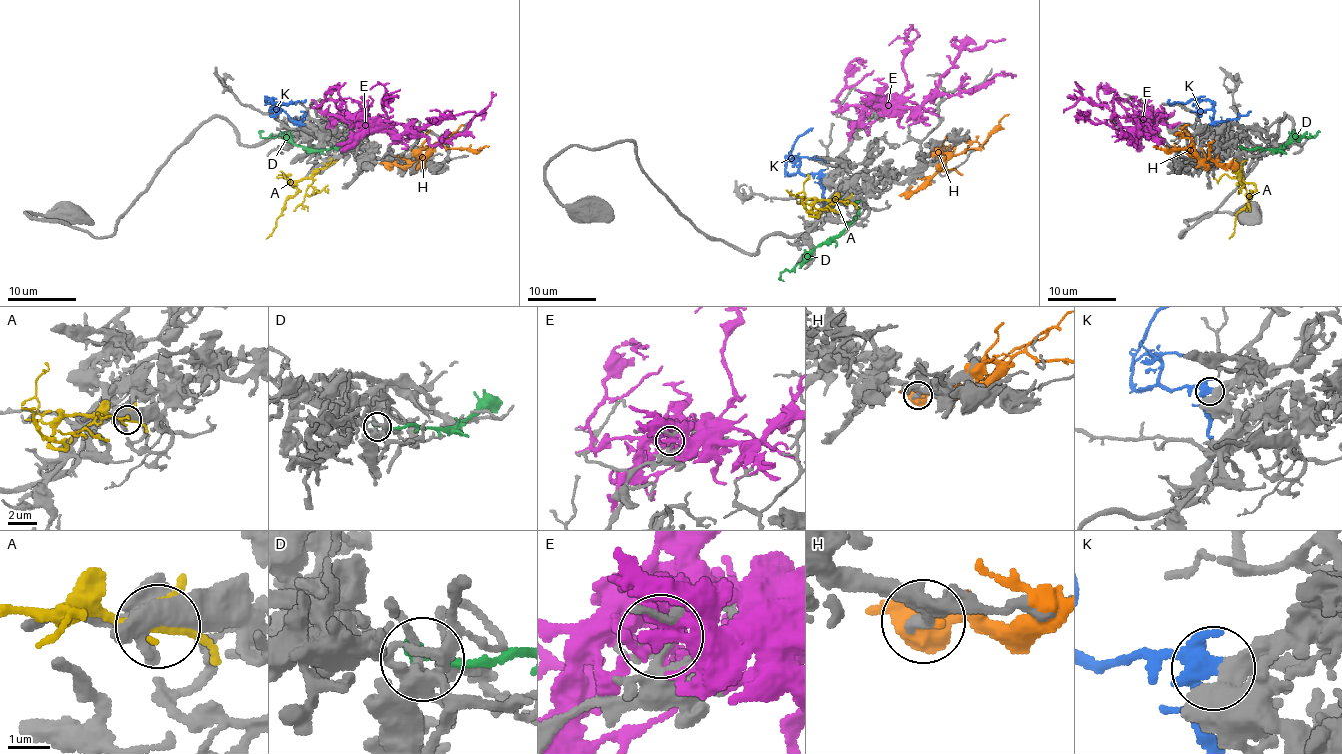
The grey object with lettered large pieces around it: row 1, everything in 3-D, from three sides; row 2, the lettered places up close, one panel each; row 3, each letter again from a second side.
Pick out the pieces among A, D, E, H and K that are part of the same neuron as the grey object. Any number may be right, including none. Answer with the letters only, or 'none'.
K

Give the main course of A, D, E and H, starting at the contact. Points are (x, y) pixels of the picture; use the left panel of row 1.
A: (328, 165), (291, 184), (297, 191), (286, 202), (276, 228), (266, 238)
D: (336, 148), (309, 150), (281, 136), (262, 138), (260, 133), (264, 131)
E: (357, 122), (366, 127), (424, 136), (431, 145), (440, 145), (466, 129), (492, 100), (493, 91)
H: (388, 165), (410, 165), (417, 159), (424, 159), (438, 145), (478, 150), (488, 146)

